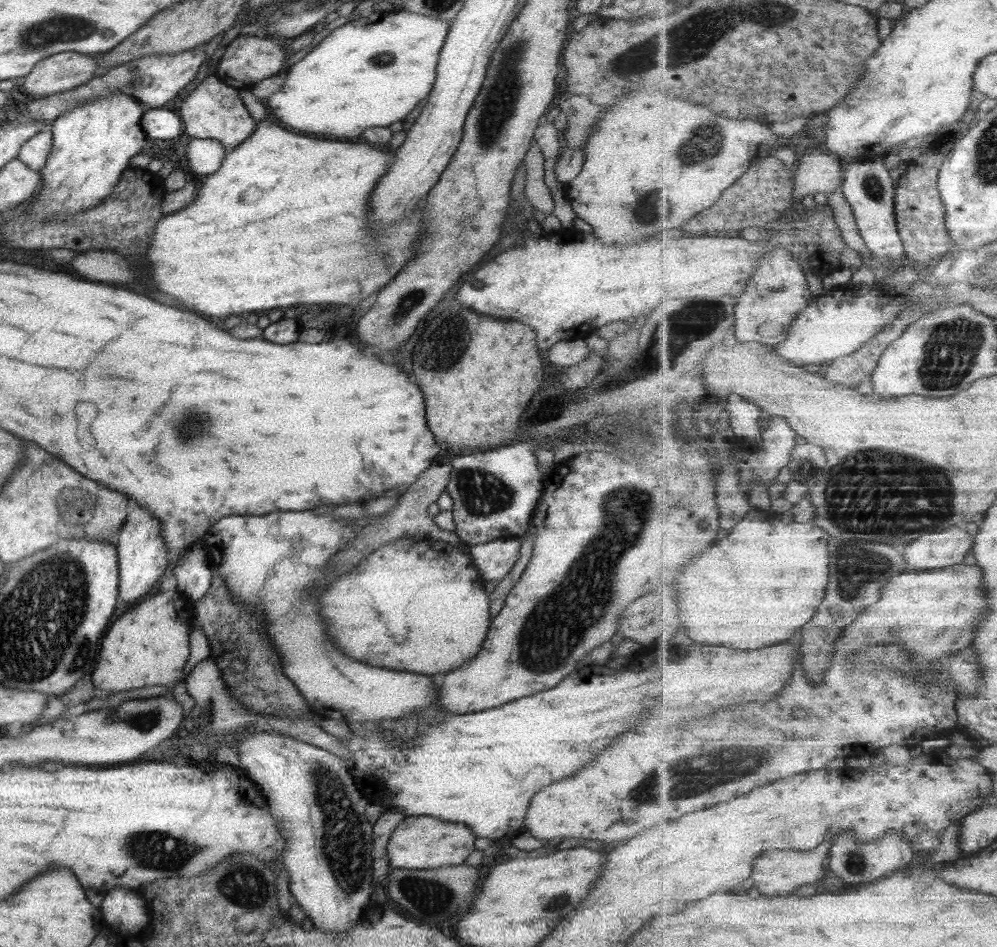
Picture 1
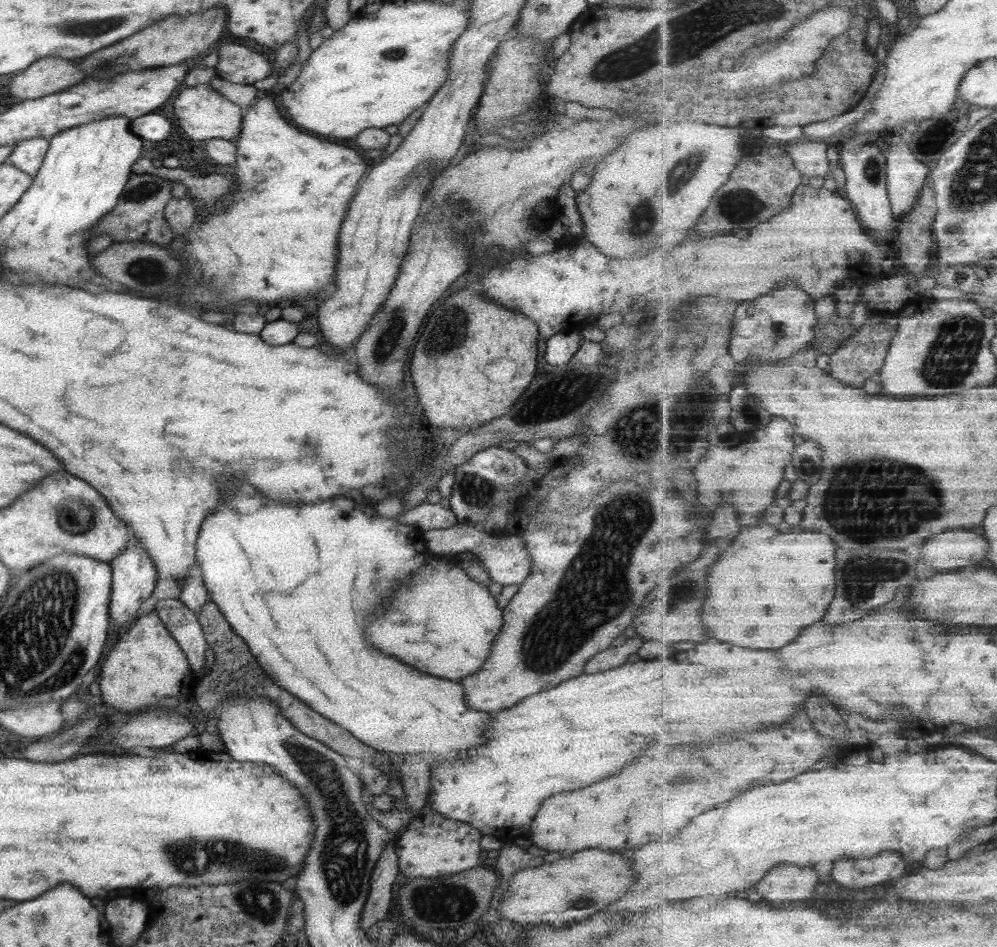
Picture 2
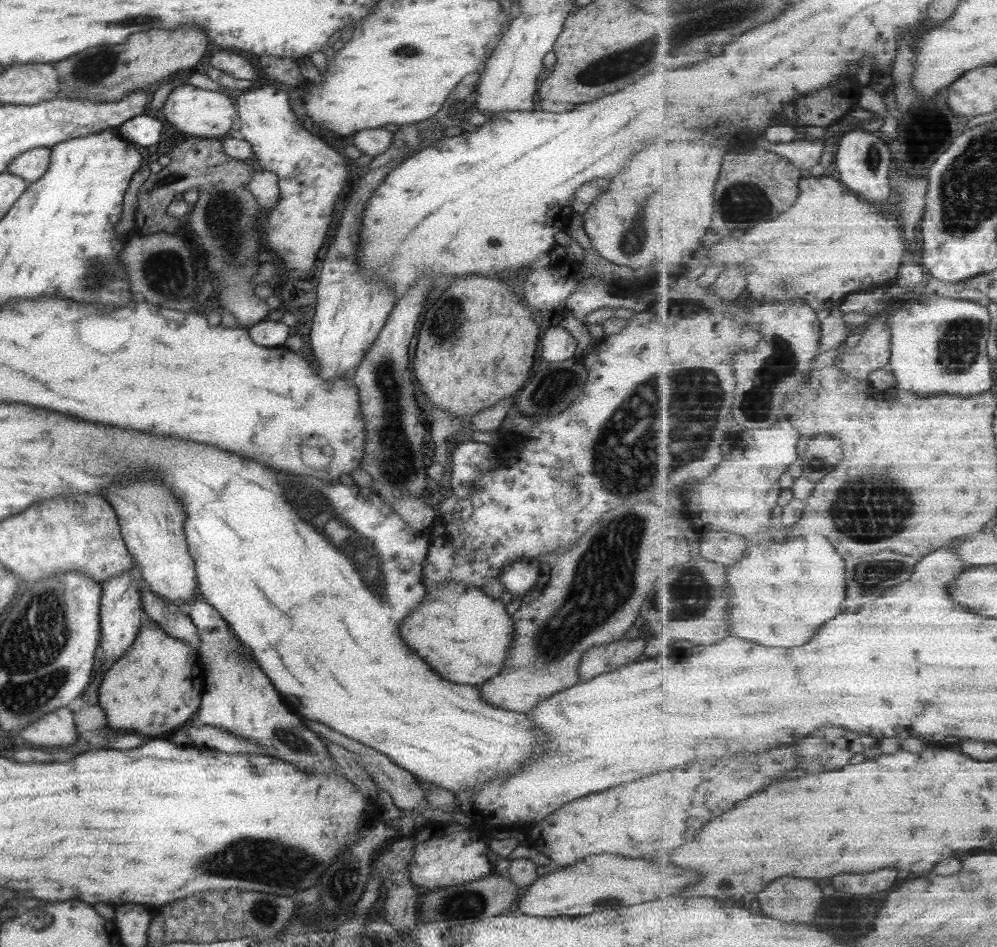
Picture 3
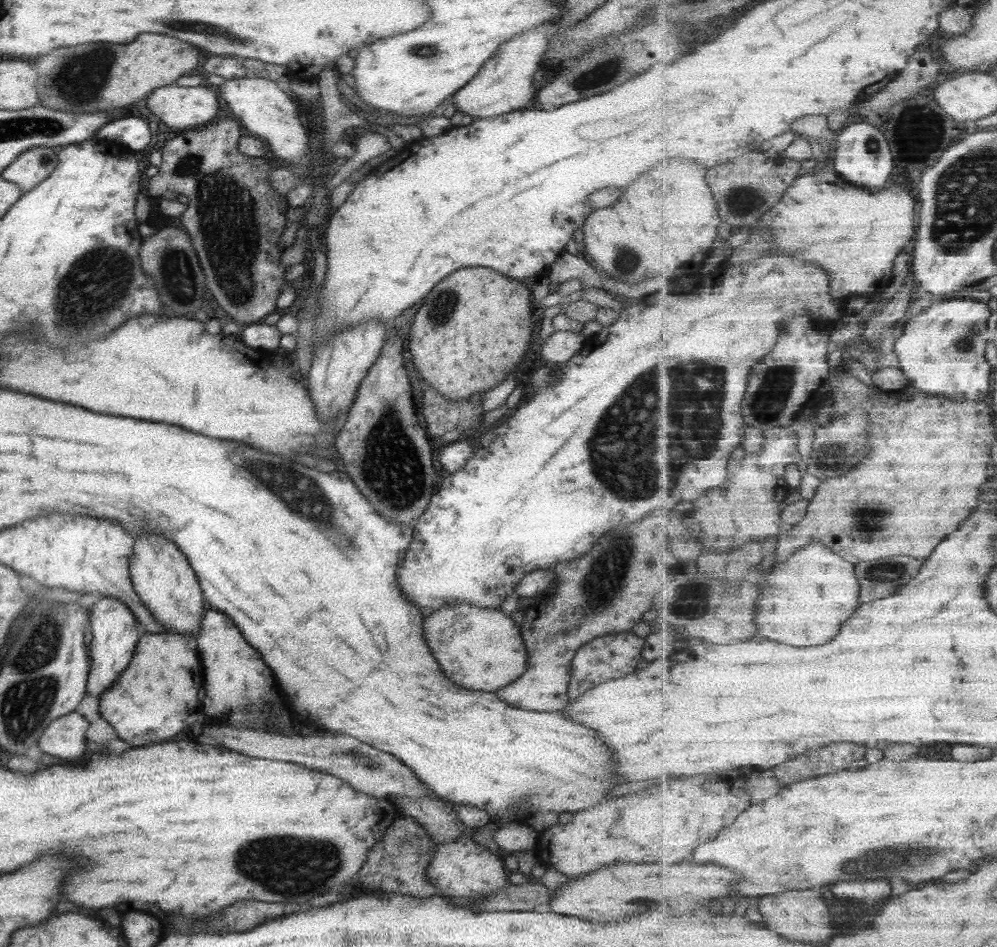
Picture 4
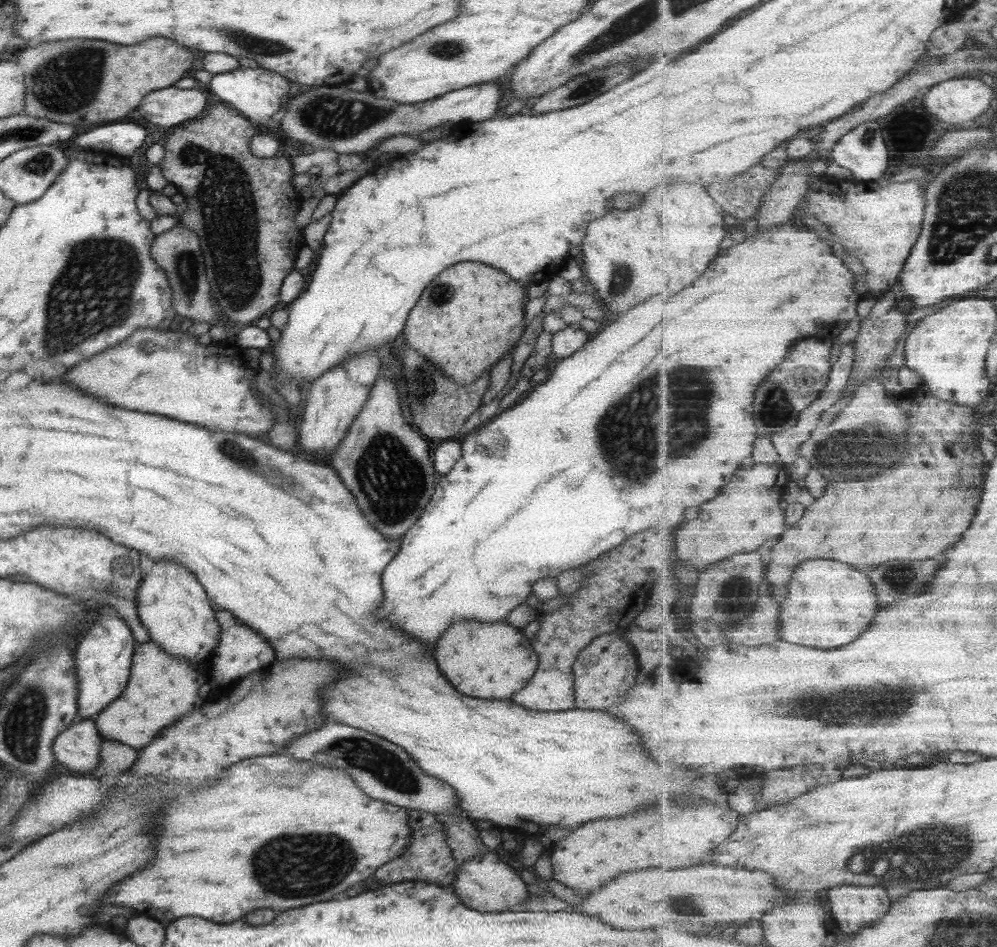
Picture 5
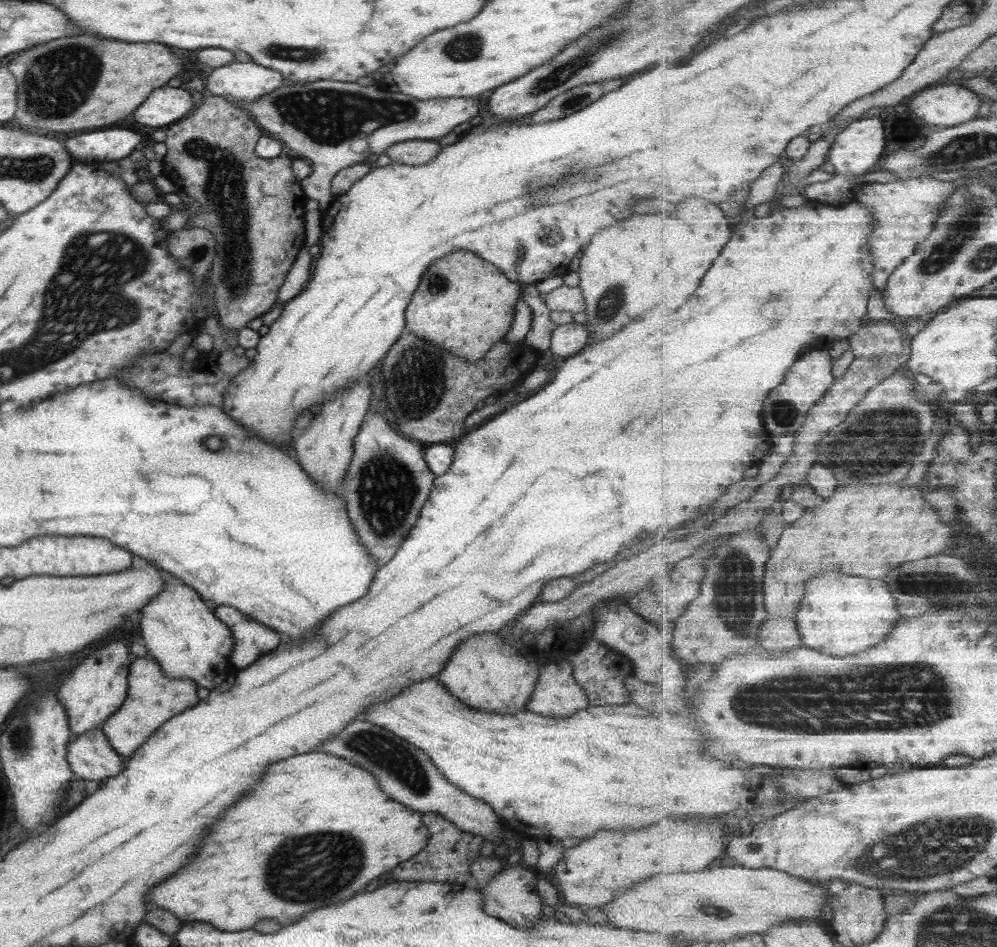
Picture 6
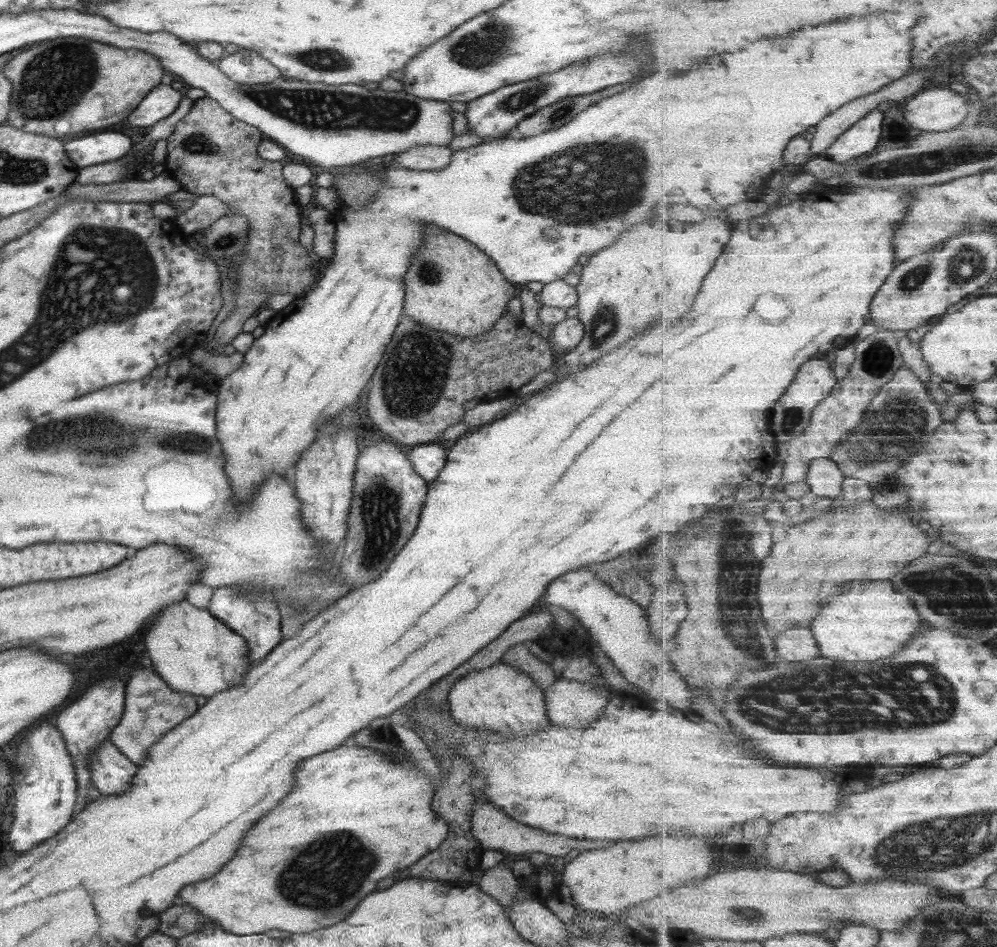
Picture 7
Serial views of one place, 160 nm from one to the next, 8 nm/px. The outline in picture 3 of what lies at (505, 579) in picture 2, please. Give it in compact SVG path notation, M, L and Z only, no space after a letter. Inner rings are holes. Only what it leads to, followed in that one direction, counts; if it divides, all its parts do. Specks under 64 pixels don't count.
M518 558L500 572L497 580L511 595L522 596L536 586L539 569L537 558Z

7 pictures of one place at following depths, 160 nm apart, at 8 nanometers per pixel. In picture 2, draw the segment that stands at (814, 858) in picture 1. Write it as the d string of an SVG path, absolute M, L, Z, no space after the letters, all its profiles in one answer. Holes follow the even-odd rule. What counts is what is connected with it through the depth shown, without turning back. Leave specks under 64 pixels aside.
M781 864L775 866L763 882L757 884L757 892L762 900L775 902L777 906L791 906L785 902L803 902L813 898L819 882L817 872L813 868Z

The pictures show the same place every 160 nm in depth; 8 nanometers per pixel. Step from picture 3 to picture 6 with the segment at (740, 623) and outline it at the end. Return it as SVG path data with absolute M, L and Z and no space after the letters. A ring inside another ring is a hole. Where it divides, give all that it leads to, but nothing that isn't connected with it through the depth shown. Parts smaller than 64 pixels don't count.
M841 572L821 574L807 582L807 594L803 598L801 610L797 614L797 628L801 632L803 644L815 650L825 650L825 654L837 654L837 656L849 656L869 650L871 646L877 646L887 638L895 624L899 622L897 612L897 598L891 594L889 586L883 580L867 580L863 576L847 576Z

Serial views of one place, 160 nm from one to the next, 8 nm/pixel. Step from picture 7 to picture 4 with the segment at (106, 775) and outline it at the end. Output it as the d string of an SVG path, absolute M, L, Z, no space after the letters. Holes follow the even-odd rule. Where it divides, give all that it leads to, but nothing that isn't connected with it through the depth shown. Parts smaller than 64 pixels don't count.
M75 711L52 720L38 738L37 746L47 758L77 760L85 750L85 730L89 723Z

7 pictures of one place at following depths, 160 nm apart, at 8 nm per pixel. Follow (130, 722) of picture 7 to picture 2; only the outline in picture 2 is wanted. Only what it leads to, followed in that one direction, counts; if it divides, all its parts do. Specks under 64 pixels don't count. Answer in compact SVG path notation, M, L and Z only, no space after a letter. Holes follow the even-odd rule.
M152 610L145 616L137 616L123 634L119 634L115 644L115 650L109 652L100 670L99 688L103 704L129 714L157 706L183 712L179 705L193 698L199 680L156 613Z

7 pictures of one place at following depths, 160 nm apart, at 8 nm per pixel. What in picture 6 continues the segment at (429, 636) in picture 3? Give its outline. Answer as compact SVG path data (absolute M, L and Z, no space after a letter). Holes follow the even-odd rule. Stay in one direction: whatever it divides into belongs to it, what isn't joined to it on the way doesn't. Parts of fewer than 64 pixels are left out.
M499 634L471 636L455 650L447 666L439 672L437 680L445 686L445 690L449 690L451 696L457 696L457 700L471 710L489 714L511 714L526 710L541 667L535 663L535 654L531 652L531 648L527 648L527 654L523 652L522 656L519 654L519 646L520 641L503 646Z

